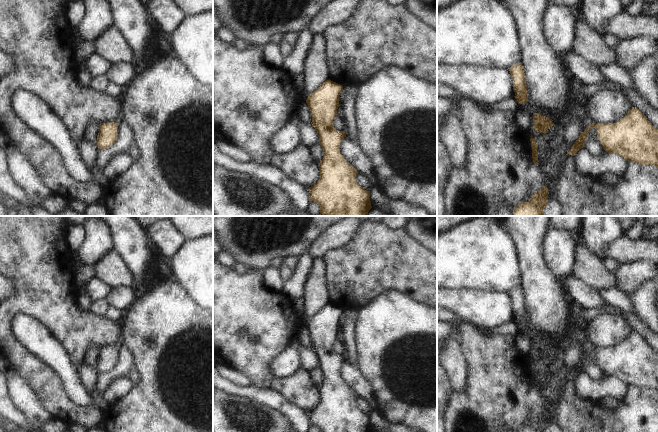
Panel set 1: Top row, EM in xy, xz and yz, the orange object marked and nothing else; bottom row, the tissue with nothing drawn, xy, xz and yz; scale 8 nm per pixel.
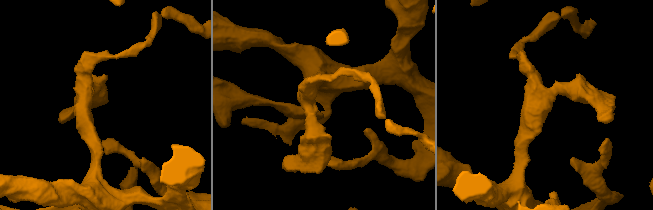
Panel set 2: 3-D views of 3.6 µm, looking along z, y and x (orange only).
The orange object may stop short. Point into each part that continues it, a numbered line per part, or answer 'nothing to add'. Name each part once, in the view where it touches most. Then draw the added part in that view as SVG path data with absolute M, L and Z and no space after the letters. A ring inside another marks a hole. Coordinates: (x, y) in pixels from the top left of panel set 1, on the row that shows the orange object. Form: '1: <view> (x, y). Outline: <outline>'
nothing to add.

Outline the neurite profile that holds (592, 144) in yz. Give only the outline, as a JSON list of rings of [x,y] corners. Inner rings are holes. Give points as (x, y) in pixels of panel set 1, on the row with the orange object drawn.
[[[592,128],[587,135],[589,138],[584,142],[584,148],[594,156],[601,155],[604,152],[604,148],[602,143],[597,139],[597,130]]]

